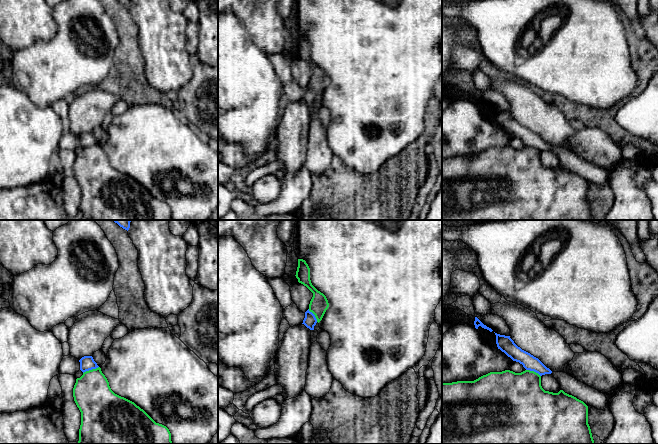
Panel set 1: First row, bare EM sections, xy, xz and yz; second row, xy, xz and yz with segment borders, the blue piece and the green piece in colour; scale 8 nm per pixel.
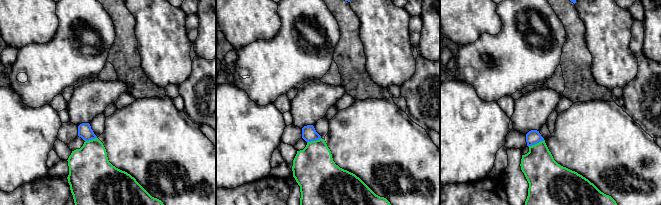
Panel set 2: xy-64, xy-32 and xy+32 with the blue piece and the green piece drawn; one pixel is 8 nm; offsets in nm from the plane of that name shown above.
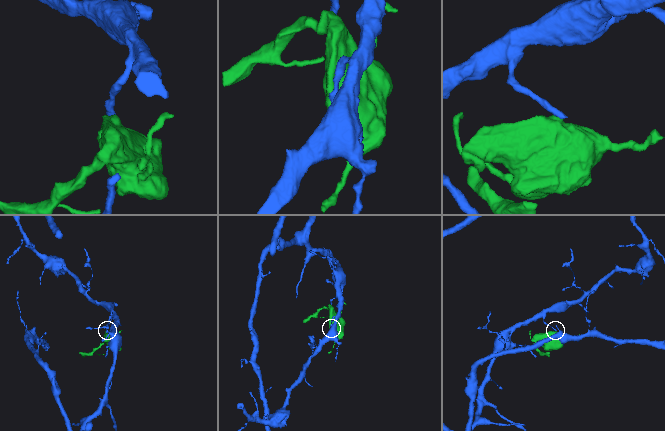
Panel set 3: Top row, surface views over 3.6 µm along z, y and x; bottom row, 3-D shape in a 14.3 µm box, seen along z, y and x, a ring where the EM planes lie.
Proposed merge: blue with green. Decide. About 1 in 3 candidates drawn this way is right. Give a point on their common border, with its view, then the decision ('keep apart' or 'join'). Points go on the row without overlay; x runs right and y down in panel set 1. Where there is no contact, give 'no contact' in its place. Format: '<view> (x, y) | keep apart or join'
xy (90, 145) | keep apart

